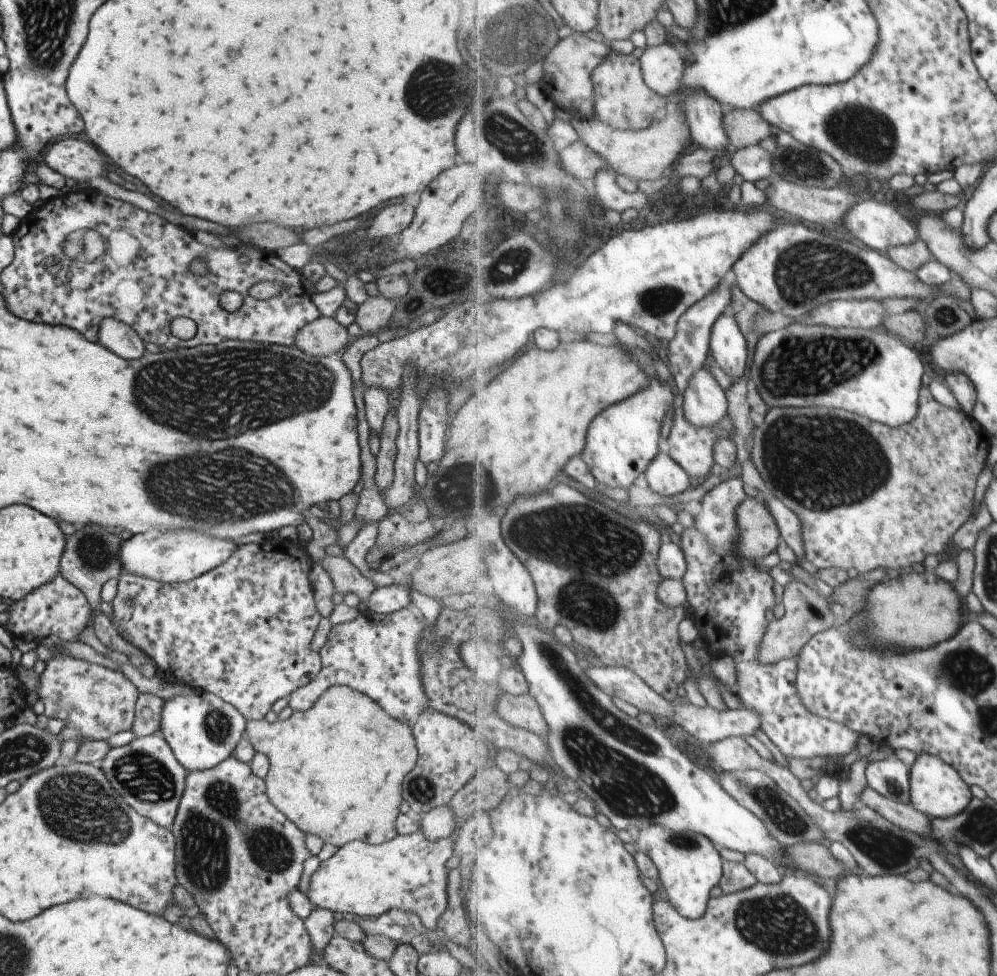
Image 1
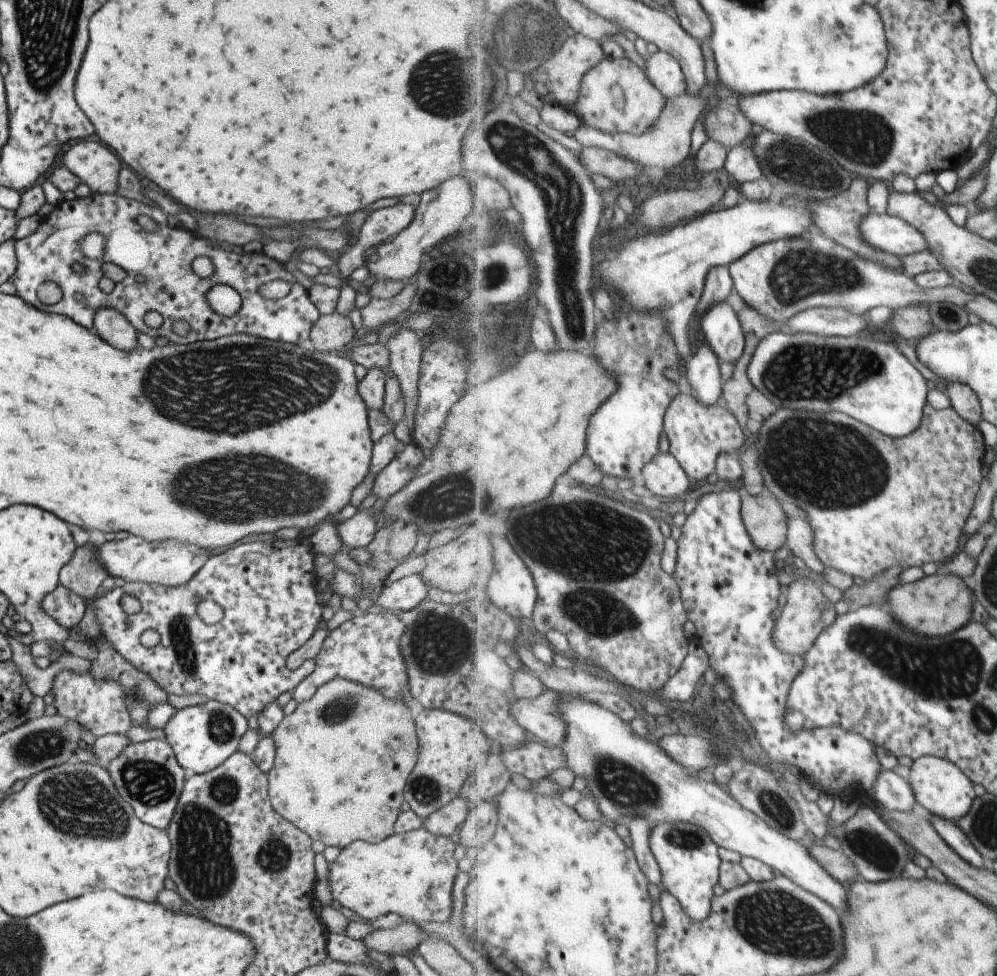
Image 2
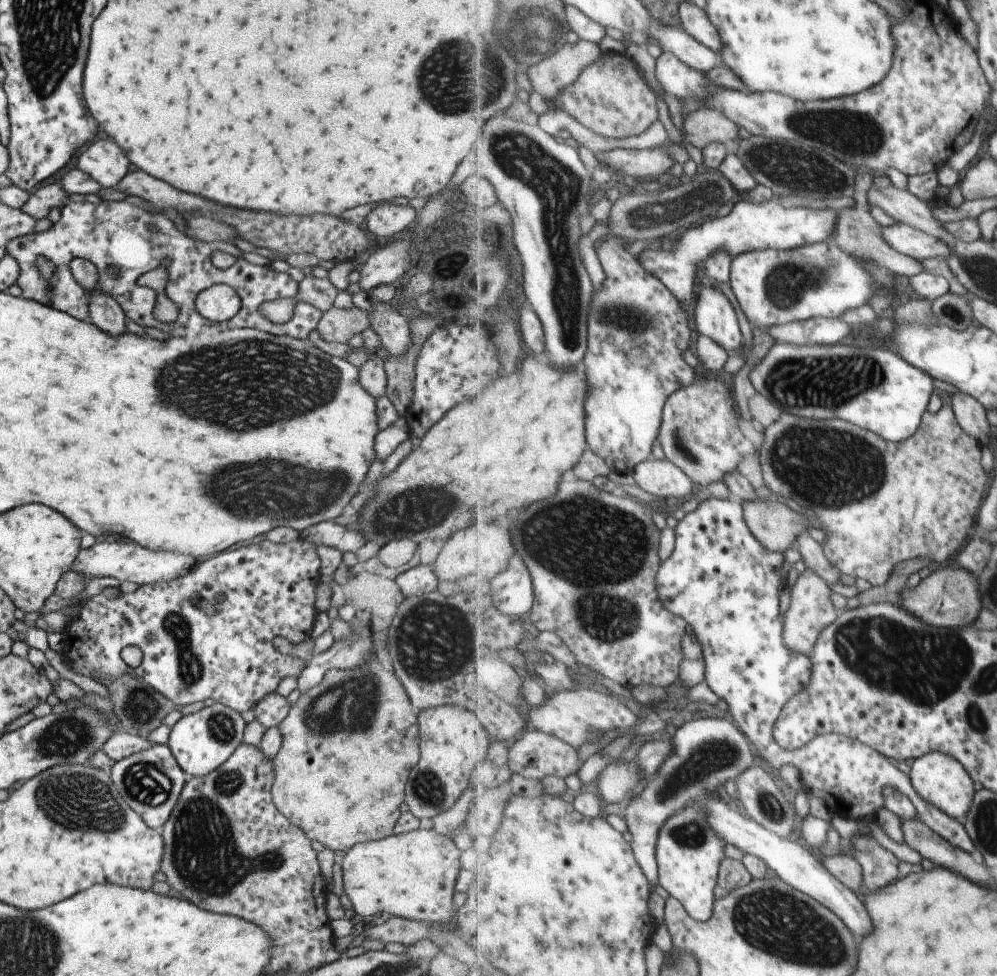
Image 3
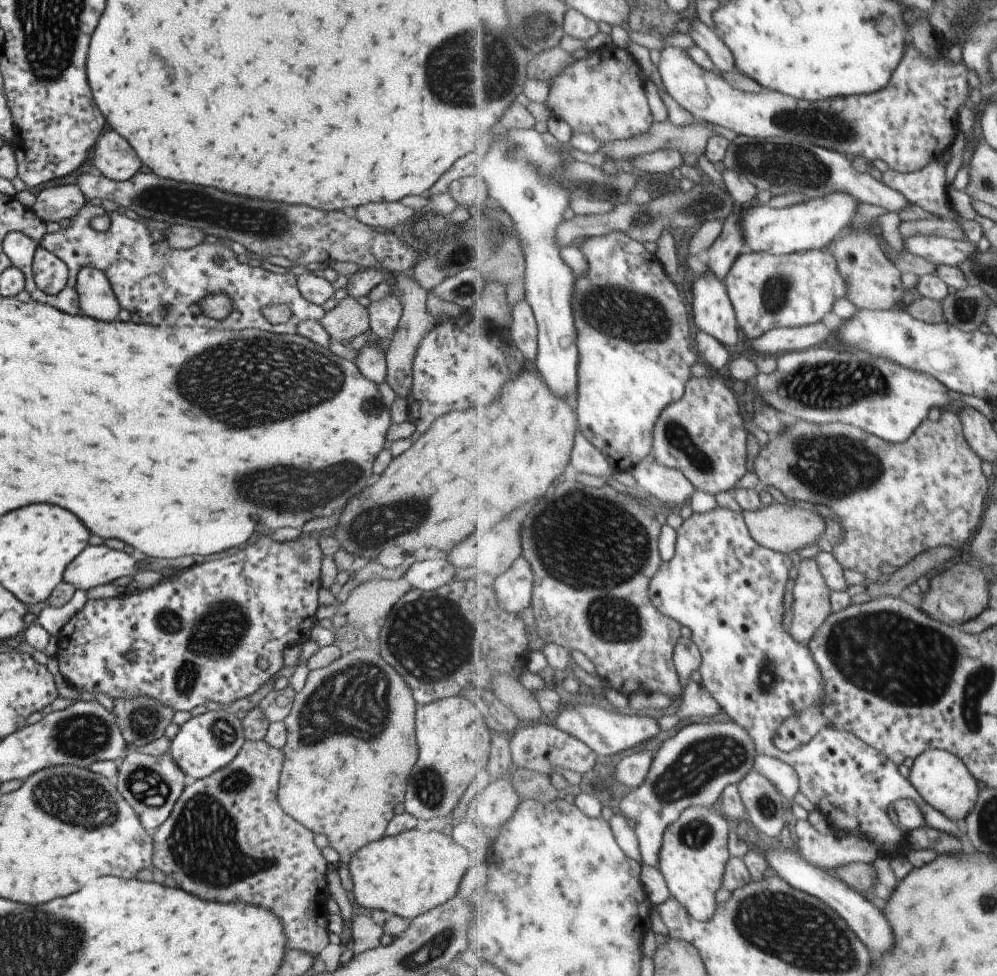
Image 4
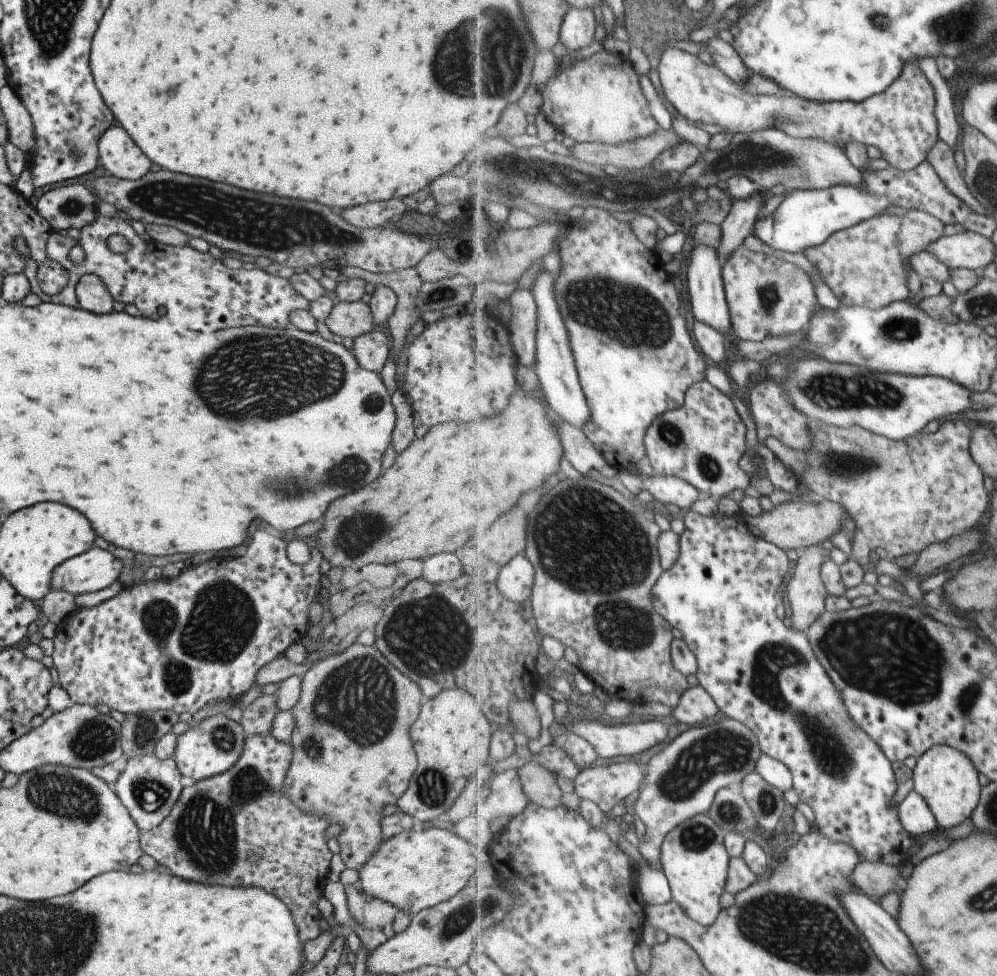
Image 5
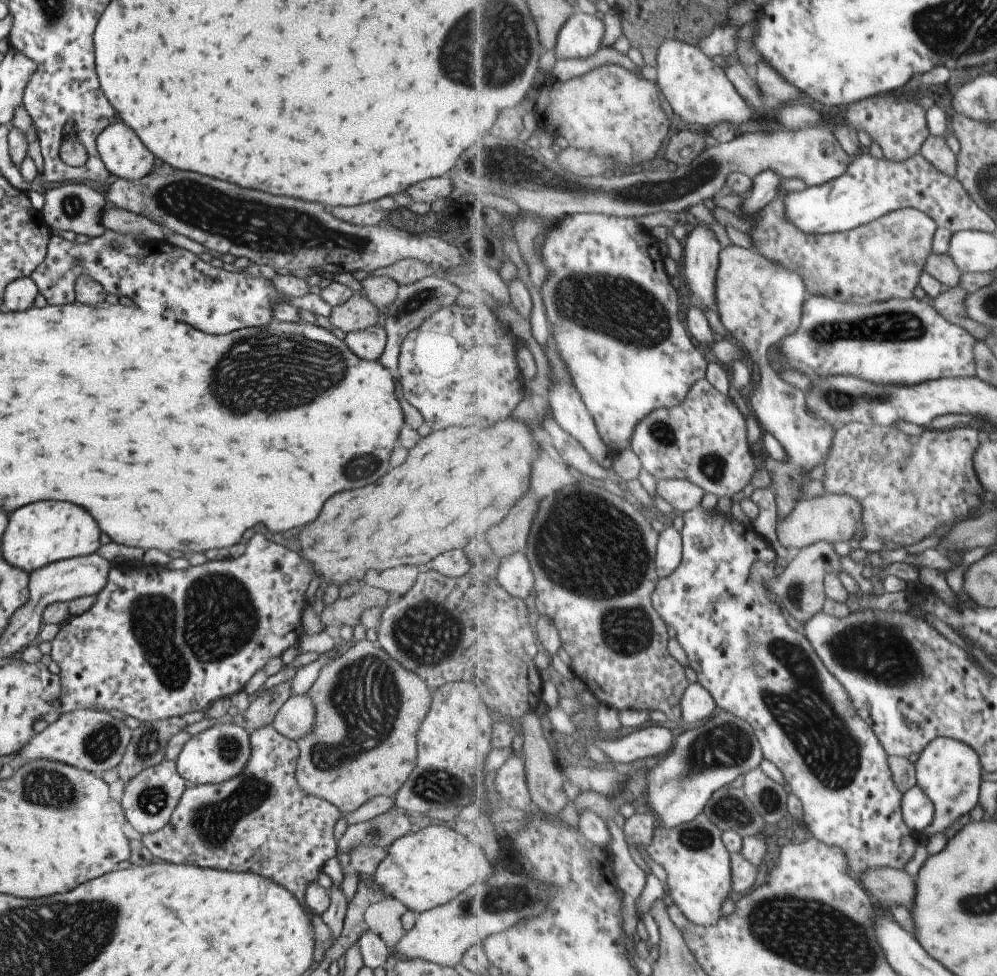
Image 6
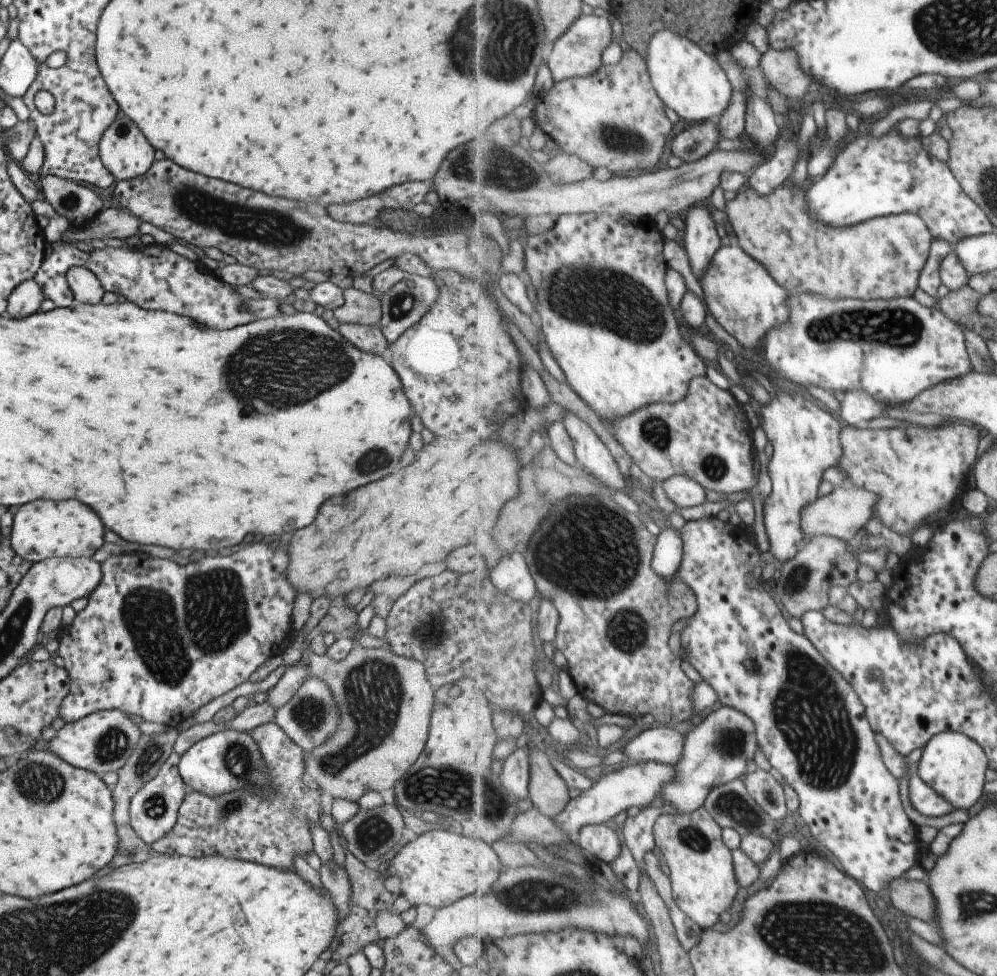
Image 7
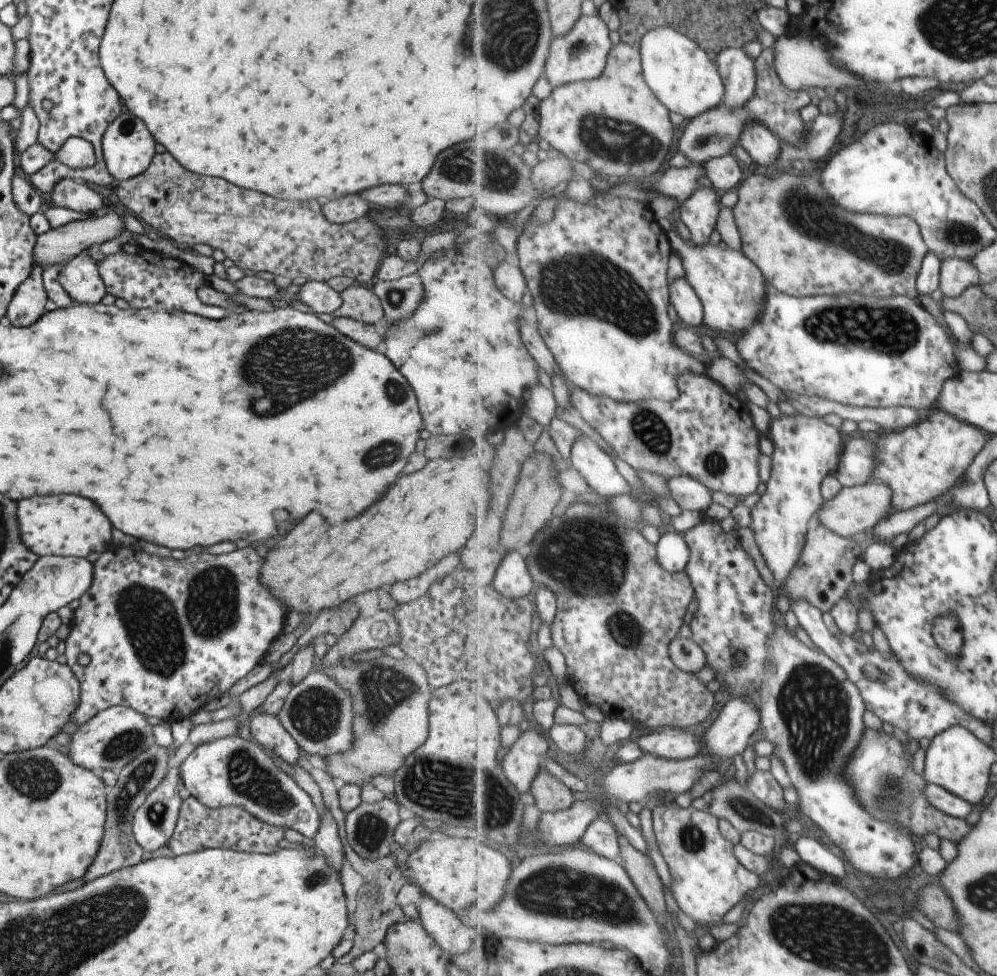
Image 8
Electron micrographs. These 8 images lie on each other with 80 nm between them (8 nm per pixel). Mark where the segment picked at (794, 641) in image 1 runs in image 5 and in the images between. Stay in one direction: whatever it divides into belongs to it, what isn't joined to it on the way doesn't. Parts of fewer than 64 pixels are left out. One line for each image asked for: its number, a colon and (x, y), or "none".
2: (806, 613)
3: (811, 610)
4: (811, 606)
5: (806, 592)

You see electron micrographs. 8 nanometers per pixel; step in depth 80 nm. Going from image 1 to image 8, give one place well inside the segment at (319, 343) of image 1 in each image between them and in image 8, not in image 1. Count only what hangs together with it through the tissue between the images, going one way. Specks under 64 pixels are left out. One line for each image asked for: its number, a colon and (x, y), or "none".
2: (330, 332)
3: (336, 324)
4: (349, 318)
5: (349, 319)
6: (356, 313)
7: (360, 308)
8: (358, 302)

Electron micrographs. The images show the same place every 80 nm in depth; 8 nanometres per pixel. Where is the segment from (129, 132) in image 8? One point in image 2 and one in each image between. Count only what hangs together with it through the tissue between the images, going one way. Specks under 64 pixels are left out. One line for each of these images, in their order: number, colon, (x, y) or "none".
2: (96, 165)
3: (103, 161)
4: (112, 156)
5: (117, 153)
6: (120, 151)
7: (123, 151)

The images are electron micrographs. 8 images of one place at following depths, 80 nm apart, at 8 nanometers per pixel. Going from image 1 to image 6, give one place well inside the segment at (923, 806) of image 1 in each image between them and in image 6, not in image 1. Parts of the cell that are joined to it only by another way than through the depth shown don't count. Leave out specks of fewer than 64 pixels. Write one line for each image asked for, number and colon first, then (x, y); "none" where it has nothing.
2: (941, 787)
3: (941, 779)
4: (943, 779)
5: (948, 779)
6: (950, 771)

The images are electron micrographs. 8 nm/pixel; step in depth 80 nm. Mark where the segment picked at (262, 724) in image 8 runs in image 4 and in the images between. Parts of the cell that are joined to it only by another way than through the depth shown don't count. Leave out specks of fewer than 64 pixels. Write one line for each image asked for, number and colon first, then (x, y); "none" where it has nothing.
4: (227, 838)
5: (236, 828)
6: (261, 820)
7: (268, 825)

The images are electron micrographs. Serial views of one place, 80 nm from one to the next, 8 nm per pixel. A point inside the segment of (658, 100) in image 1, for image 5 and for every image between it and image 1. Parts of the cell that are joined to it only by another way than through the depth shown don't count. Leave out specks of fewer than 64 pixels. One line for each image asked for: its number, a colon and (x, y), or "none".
2: (617, 97)
3: (612, 97)
4: (605, 98)
5: (600, 100)

